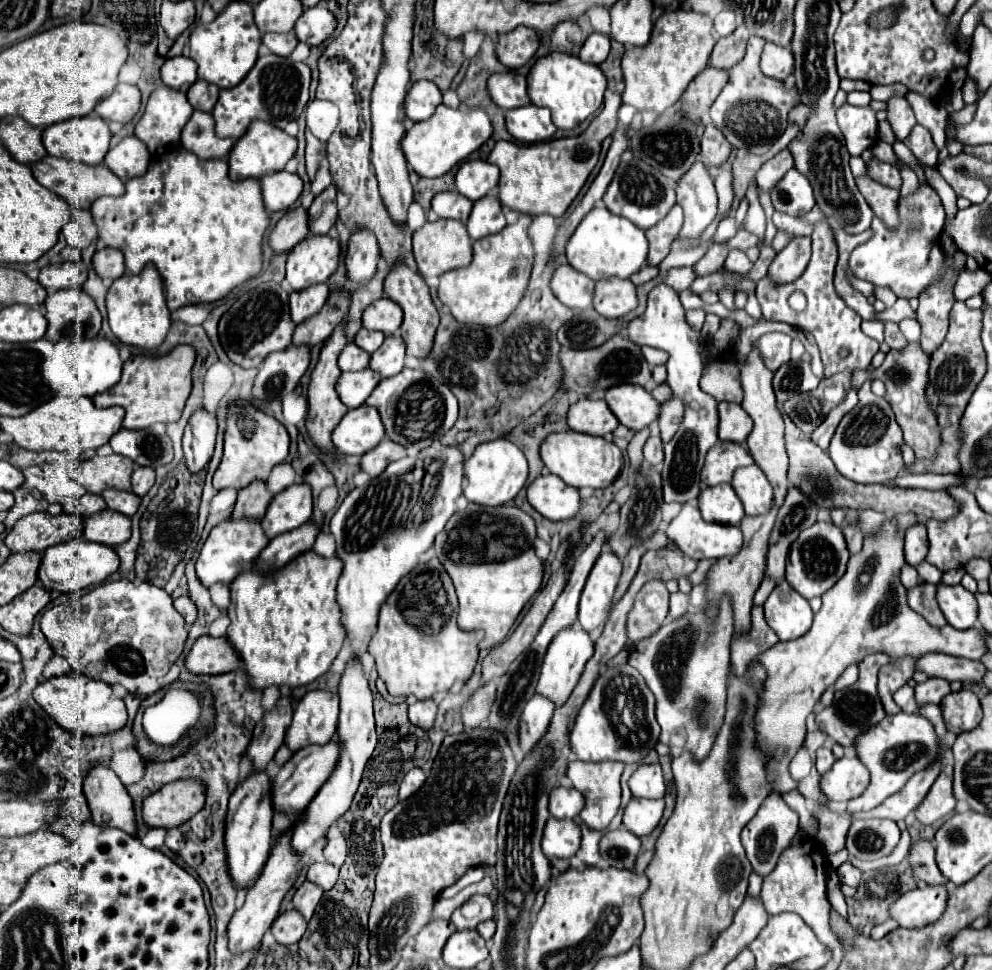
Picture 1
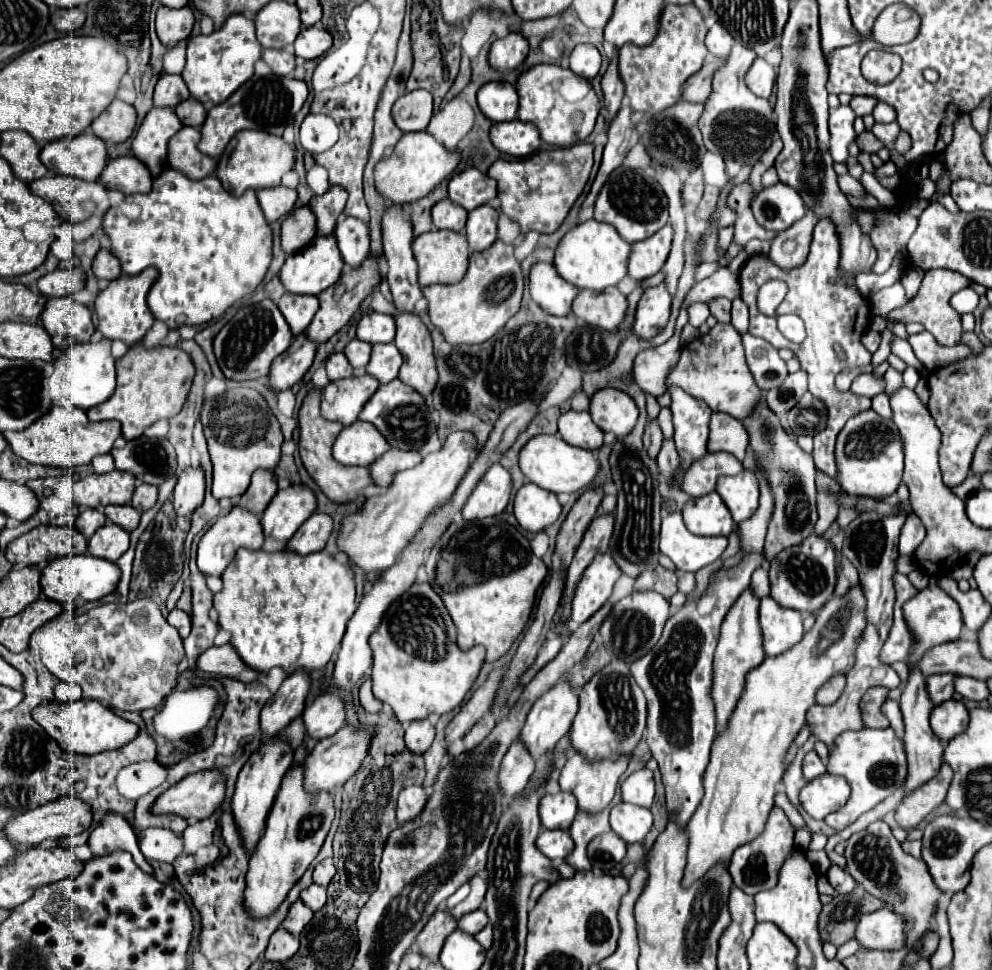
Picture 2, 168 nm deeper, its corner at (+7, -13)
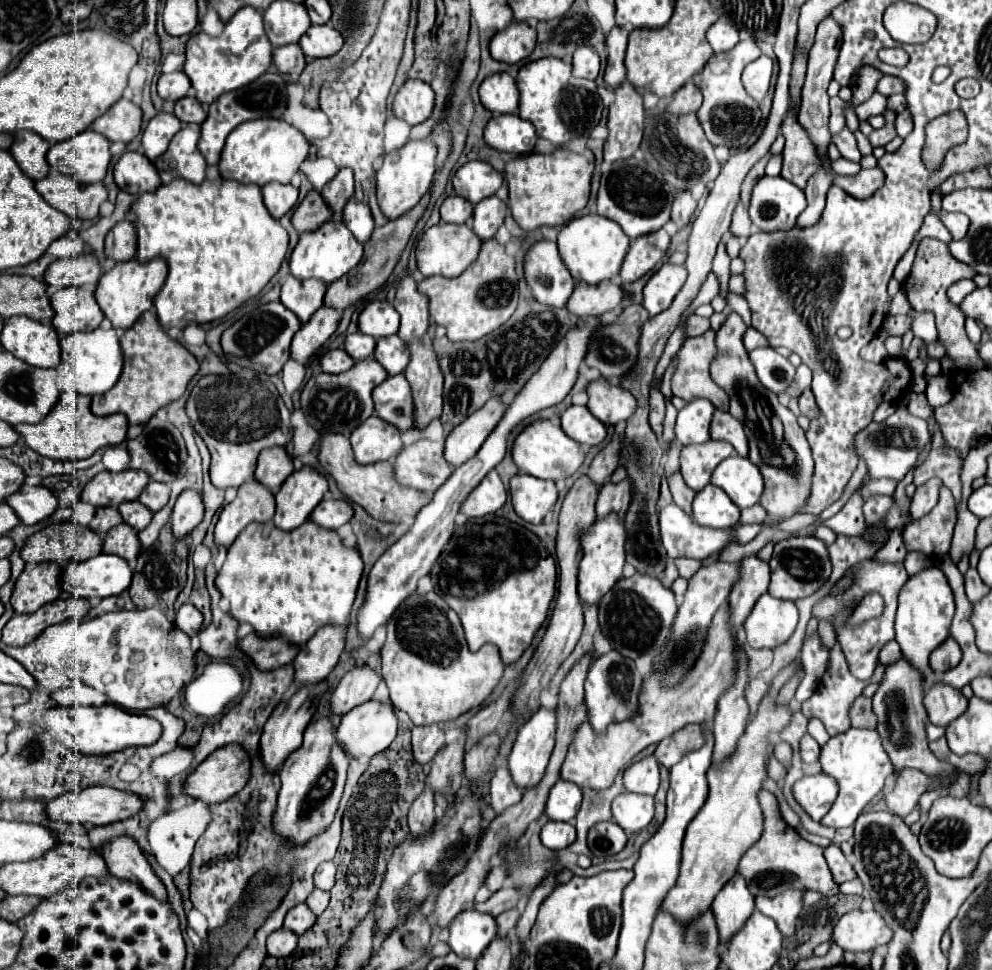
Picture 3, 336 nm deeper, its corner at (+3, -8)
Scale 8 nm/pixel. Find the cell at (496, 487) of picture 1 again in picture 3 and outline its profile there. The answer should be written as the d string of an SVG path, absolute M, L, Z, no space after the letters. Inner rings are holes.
M492 470L480 482L480 488L474 488L474 492L466 498L466 502L462 504L460 512L466 514L468 518L484 516L484 514L500 510L504 506L506 498L508 498L506 488L504 488L498 472Z

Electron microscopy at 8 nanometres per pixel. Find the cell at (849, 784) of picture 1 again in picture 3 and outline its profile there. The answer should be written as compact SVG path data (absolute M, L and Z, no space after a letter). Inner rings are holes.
M824 772L814 776L804 776L794 784L794 798L810 814L812 820L822 820L838 798L838 782Z

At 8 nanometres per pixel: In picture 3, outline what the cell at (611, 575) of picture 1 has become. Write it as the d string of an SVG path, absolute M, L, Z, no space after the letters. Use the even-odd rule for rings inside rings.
M606 516L604 520L596 520L594 526L590 526L582 534L582 548L584 558L580 562L580 574L578 574L578 594L584 604L598 604L602 596L612 590L612 586L620 580L622 568L624 568L624 540L626 532L618 520L618 516Z

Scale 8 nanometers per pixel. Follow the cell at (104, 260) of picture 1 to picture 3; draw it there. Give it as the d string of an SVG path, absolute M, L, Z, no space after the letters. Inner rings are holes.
M130 220L118 222L106 234L104 252L106 252L106 258L112 258L114 262L126 262L136 256L136 232Z

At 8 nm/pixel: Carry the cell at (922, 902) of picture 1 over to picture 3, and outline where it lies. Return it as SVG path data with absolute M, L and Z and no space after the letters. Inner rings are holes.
M854 910L838 920L832 942L844 950L862 952L886 946L892 936L892 928L876 910Z

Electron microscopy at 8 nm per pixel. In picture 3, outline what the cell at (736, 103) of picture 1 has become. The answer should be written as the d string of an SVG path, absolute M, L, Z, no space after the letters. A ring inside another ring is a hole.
M742 40L732 50L714 54L706 64L706 68L698 72L698 76L694 76L694 84L698 84L698 88L704 94L704 102L698 110L698 122L702 124L708 140L714 146L746 150L758 140L762 112L758 102L752 96L748 96L748 92L744 90L740 74L742 74L742 66L754 62L760 54L762 52L754 40Z

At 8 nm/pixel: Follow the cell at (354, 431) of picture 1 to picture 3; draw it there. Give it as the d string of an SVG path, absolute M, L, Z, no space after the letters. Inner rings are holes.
M378 416L364 420L350 436L354 458L358 464L374 464L380 460L392 460L402 448L398 428L386 424Z

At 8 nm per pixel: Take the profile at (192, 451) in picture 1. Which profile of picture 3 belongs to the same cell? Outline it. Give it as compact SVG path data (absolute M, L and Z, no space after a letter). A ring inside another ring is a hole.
M182 490L176 504L174 504L174 510L172 510L172 532L174 536L182 538L186 536L188 532L192 532L204 518L204 500L202 500L202 494L198 490Z

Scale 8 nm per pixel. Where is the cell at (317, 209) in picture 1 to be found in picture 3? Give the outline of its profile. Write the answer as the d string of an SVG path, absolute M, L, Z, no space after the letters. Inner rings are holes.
M342 168L324 188L322 188L322 198L326 204L330 204L332 212L334 212L334 220L342 220L342 210L346 206L346 202L354 196L354 176L350 172L350 168Z

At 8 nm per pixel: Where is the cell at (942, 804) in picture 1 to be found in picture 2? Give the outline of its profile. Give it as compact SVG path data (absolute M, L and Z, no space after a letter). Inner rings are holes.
M942 761L938 775L926 781L926 785L914 789L914 793L908 793L896 807L896 823L902 829L918 827L924 817L928 817L934 809L940 807L940 803L948 793L950 781L952 781L952 769L950 765L946 765L946 761Z

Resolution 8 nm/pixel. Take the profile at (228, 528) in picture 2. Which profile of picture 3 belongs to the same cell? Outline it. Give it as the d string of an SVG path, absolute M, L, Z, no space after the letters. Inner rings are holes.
M250 480L238 488L234 502L226 504L220 512L220 518L214 528L216 546L230 548L236 536L252 522L266 524L274 516L274 494L266 492L262 484Z

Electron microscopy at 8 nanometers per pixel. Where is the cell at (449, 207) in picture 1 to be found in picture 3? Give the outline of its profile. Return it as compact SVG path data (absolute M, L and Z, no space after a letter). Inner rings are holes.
M448 196L440 206L442 220L452 222L452 224L468 222L472 218L472 210L474 210L474 206L468 200L462 200L458 196Z

